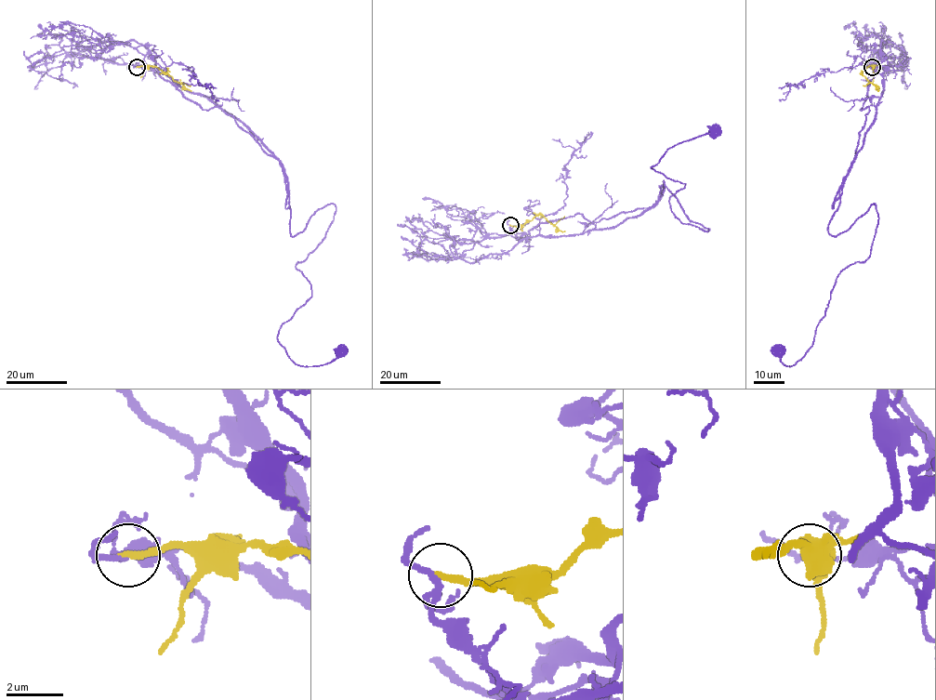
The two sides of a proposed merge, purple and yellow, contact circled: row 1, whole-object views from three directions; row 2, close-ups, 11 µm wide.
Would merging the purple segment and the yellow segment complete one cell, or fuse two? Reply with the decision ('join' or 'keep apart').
keep apart

